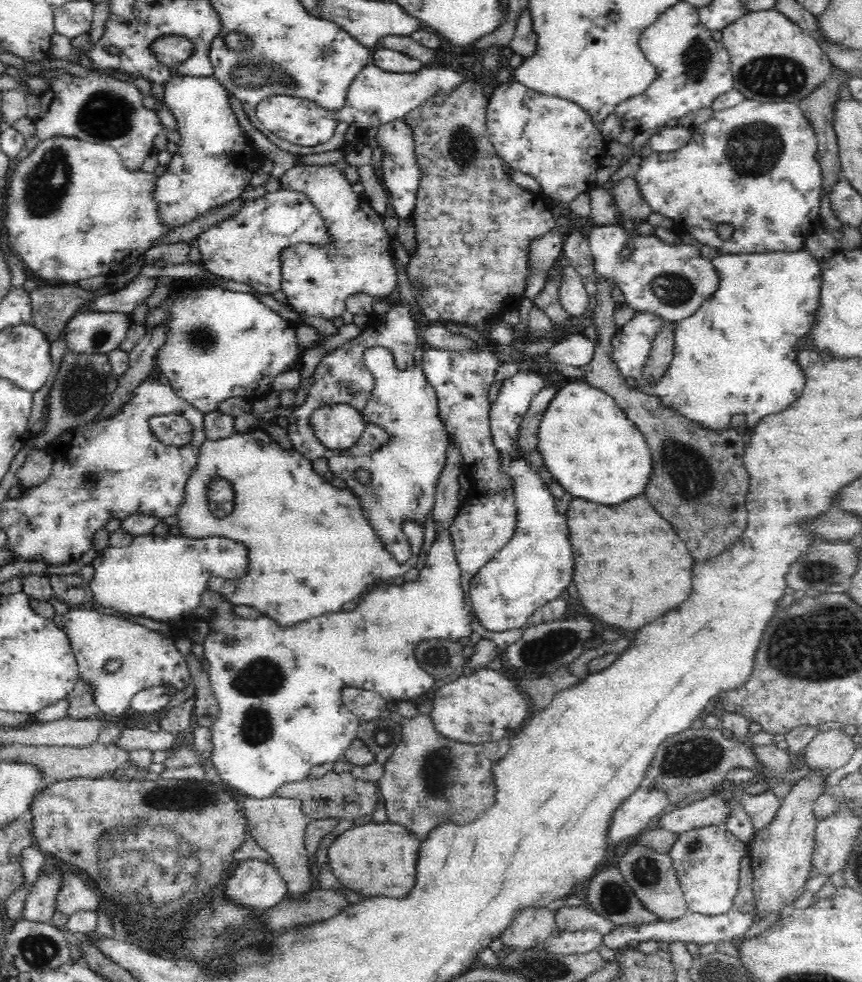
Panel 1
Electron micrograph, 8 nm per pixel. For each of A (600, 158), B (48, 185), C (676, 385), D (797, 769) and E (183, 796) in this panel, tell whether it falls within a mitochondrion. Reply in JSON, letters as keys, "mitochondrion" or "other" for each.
{"A":"other","B":"mitochondrion","C":"other","D":"other","E":"mitochondrion"}

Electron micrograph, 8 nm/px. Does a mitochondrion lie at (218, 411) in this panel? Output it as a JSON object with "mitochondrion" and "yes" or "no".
{"mitochondrion":"no"}

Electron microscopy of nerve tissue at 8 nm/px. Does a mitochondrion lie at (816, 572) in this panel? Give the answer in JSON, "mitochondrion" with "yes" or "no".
{"mitochondrion":"yes"}

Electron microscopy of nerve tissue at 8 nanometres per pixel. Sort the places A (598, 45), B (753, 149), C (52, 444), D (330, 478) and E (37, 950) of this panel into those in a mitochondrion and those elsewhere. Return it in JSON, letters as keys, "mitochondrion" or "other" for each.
{"A":"other","B":"mitochondrion","C":"other","D":"other","E":"mitochondrion"}

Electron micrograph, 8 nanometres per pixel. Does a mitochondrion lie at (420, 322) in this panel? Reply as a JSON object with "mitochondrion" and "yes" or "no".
{"mitochondrion":"no"}

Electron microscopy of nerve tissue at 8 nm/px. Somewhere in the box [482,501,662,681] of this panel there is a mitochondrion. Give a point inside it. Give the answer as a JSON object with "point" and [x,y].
{"point":[545,648]}

